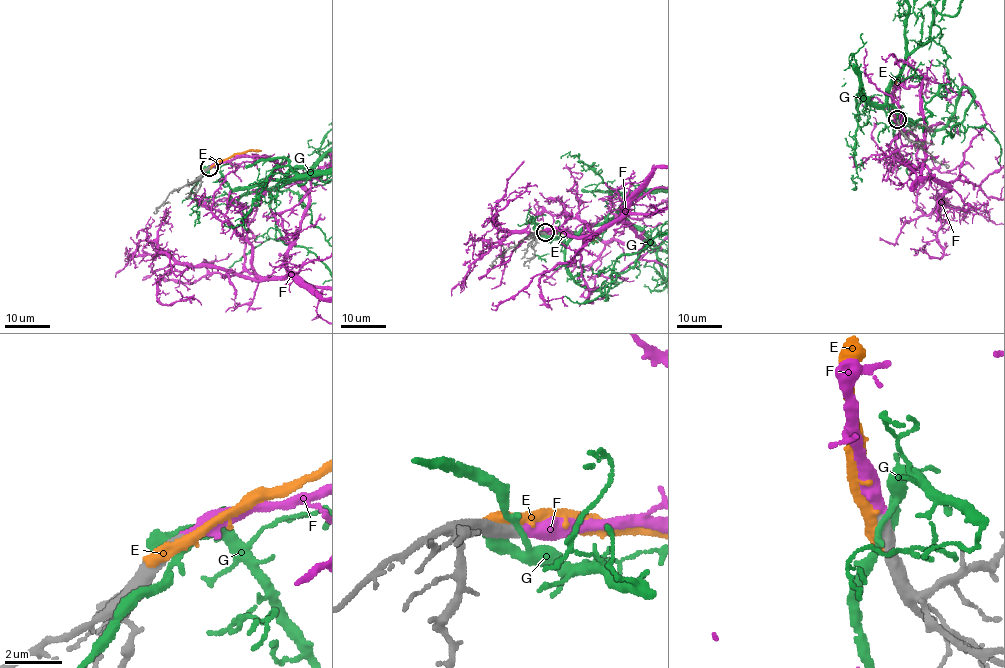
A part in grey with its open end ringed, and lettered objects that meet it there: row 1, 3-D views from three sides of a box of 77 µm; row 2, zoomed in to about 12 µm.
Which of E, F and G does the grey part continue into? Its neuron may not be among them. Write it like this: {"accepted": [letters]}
{"accepted": ["F"]}

